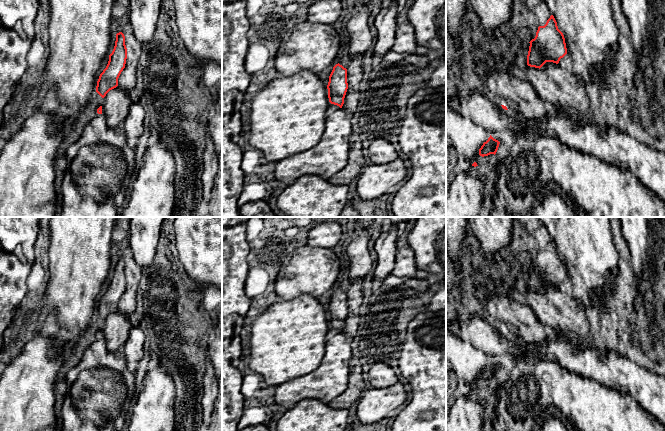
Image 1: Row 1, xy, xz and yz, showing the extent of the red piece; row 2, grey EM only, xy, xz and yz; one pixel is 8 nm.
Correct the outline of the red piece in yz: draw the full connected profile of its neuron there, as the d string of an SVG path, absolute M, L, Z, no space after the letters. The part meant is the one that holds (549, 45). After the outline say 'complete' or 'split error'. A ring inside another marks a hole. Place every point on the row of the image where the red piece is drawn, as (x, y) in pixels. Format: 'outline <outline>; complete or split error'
outline M553 15L544 26L539 26L536 36L530 42L527 55L527 65L541 68L546 62L558 64L567 54L563 33L558 29Z; complete

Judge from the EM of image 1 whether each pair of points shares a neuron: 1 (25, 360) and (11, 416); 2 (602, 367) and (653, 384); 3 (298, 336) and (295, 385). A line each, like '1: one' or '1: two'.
1: one
2: one
3: two

